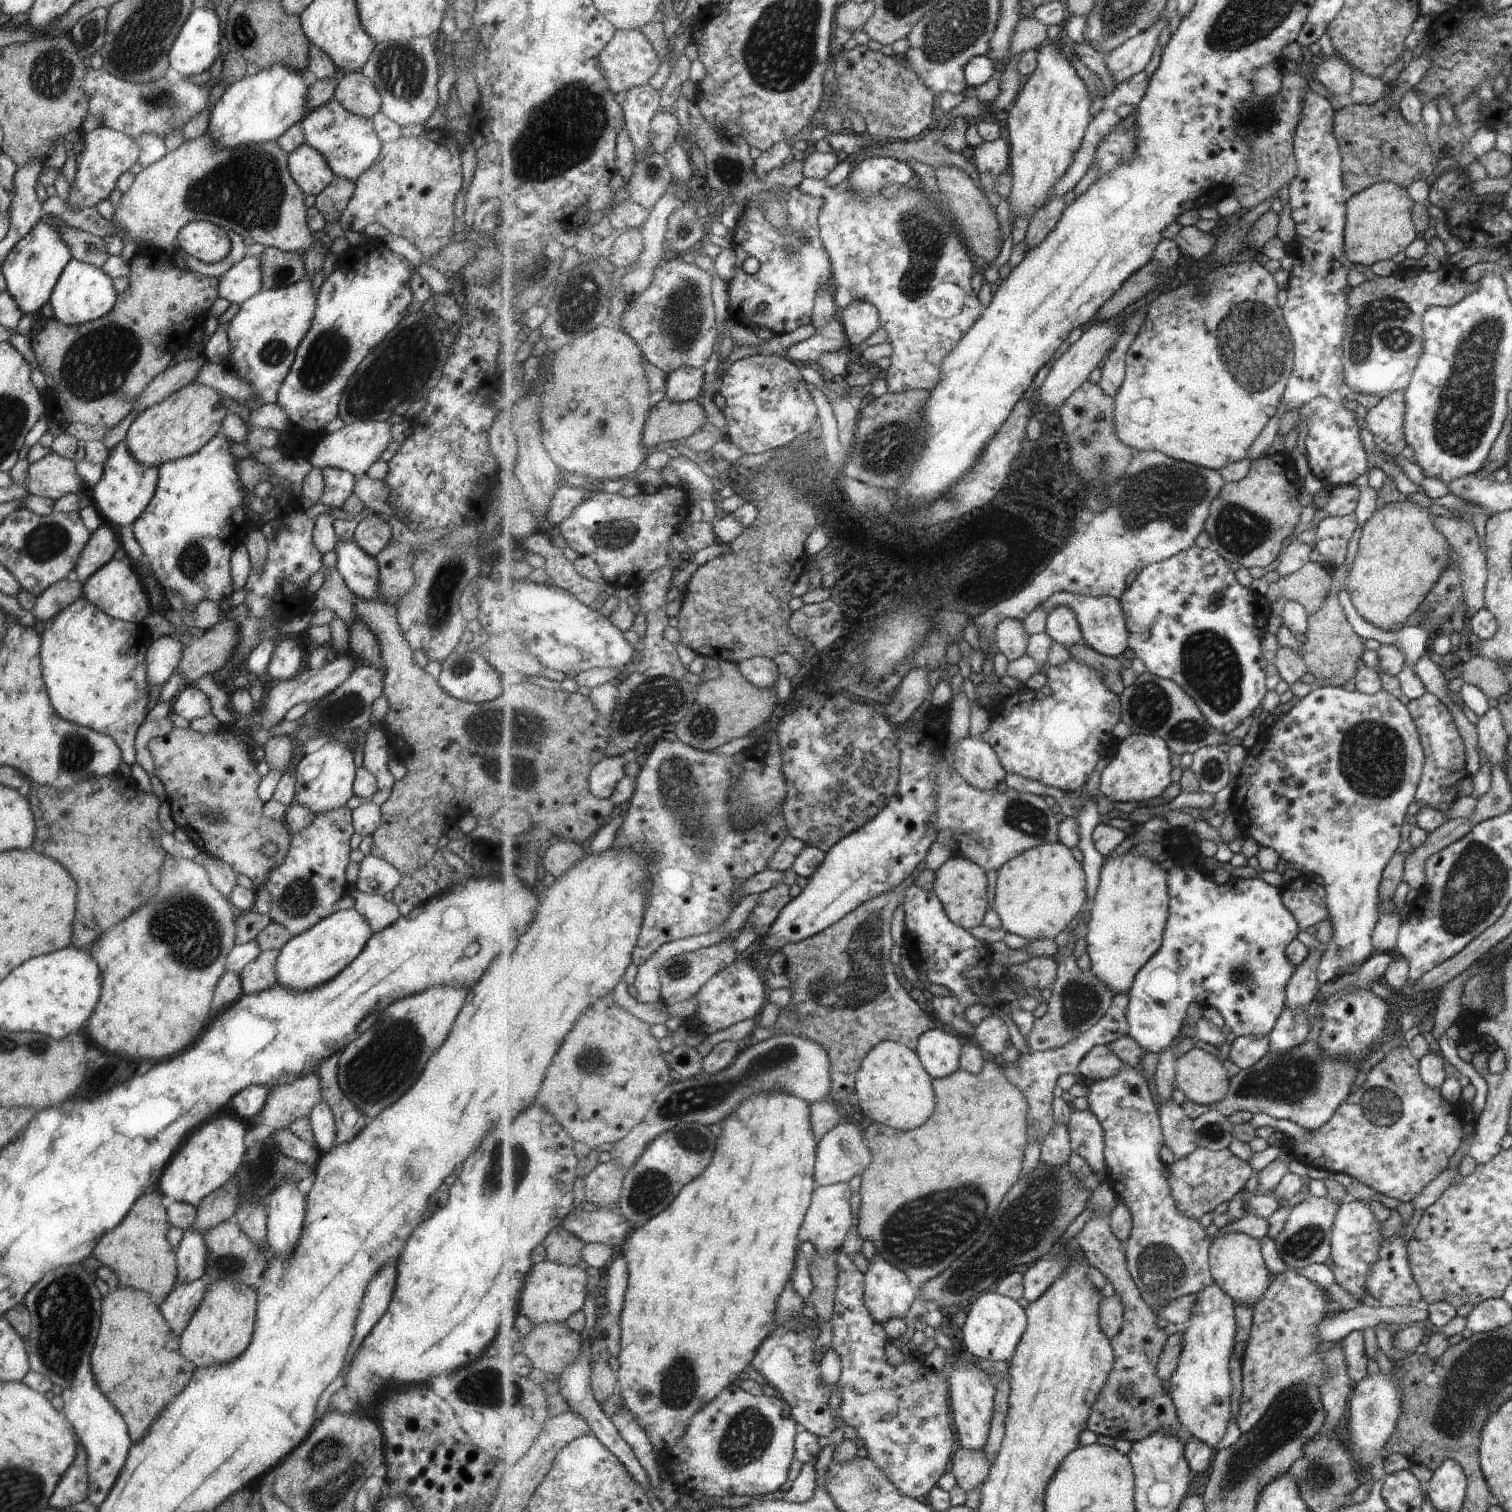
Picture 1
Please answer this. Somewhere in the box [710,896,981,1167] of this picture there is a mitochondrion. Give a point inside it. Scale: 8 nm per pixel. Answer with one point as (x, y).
(859, 979)

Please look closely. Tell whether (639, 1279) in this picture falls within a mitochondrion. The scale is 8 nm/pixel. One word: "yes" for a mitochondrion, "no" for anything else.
no

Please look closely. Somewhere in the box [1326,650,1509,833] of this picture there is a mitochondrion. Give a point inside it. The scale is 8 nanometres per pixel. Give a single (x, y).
(1372, 756)

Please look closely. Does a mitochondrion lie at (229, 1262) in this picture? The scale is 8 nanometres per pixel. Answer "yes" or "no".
yes

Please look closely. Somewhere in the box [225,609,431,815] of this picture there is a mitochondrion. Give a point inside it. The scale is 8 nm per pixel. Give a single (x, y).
(345, 707)

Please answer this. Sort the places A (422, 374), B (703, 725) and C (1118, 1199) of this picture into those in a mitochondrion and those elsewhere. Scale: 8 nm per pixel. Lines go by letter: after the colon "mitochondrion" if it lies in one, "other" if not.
A: mitochondrion
B: mitochondrion
C: other

